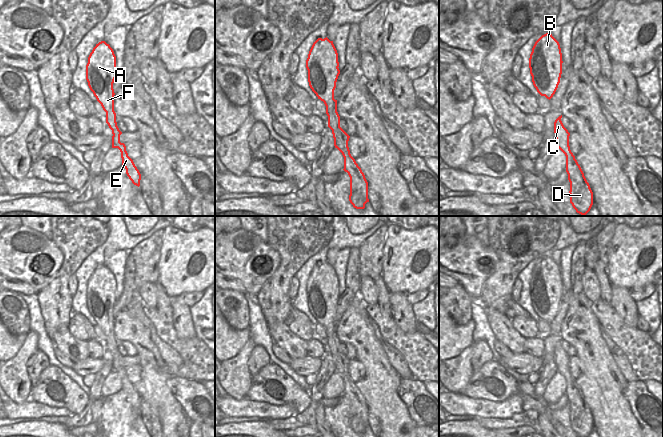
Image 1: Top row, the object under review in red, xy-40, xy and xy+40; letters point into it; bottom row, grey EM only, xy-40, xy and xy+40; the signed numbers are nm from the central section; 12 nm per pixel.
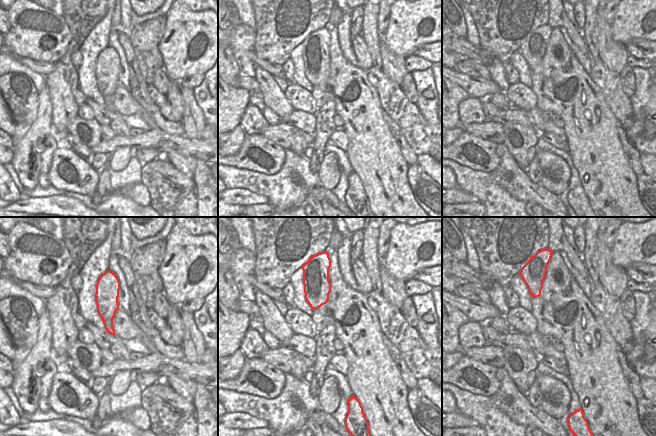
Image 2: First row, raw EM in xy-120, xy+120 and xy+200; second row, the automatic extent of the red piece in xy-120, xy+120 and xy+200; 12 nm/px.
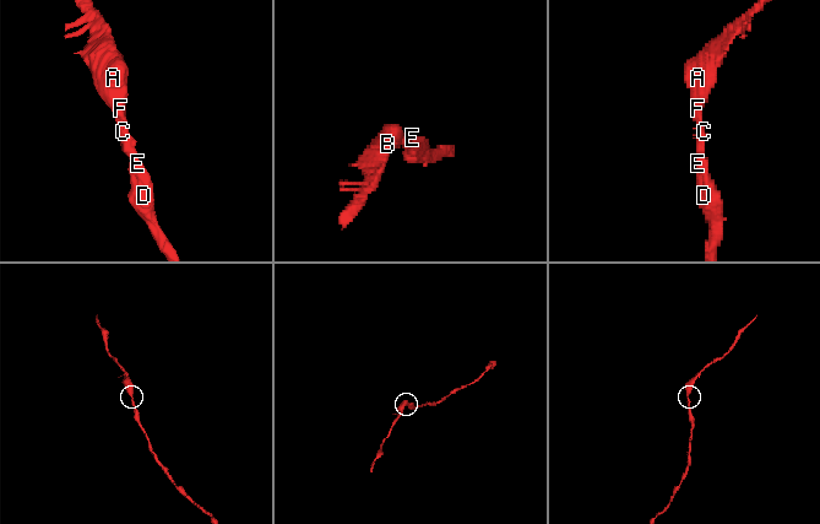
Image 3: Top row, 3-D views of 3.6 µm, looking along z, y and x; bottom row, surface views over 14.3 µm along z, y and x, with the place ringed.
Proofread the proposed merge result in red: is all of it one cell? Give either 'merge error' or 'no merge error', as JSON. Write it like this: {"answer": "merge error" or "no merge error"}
{"answer": "no merge error"}

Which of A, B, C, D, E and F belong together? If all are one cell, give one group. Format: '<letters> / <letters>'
A B C D E F

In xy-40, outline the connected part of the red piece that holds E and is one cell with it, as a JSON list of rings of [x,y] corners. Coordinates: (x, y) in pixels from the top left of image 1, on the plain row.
[[[101,265],[93,272],[86,289],[86,304],[90,314],[106,336],[106,347],[112,354],[112,372],[121,376],[122,389],[132,407],[140,410],[141,398],[133,384],[128,380],[126,370],[120,366],[119,354],[114,335],[113,307],[116,302],[116,280],[113,273],[105,265]]]

